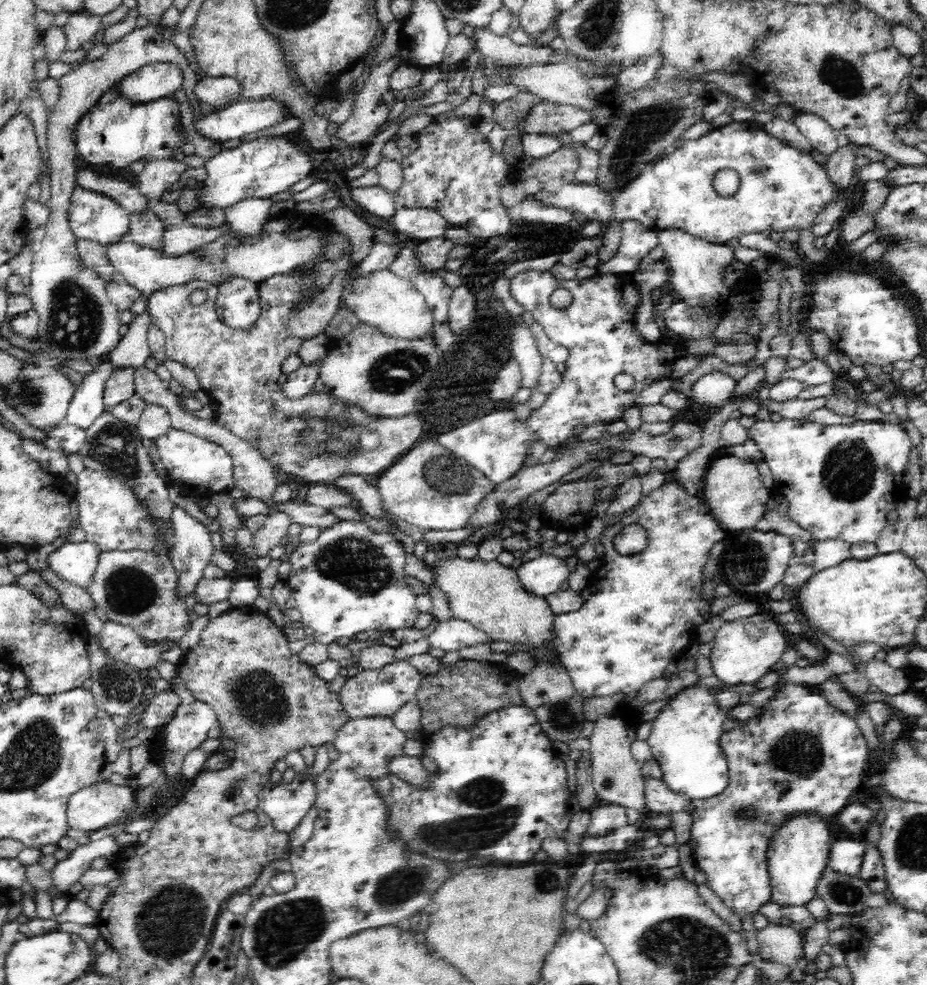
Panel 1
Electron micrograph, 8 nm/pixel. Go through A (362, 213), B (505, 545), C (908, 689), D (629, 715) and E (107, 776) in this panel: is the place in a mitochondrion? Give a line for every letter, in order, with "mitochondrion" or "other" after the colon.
A: other
B: other
C: other
D: other
E: other

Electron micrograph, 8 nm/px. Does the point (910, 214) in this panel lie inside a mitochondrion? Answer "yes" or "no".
yes

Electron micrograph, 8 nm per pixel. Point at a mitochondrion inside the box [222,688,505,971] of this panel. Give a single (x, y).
(390, 891)

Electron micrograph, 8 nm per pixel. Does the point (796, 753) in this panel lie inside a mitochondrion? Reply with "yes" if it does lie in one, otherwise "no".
yes

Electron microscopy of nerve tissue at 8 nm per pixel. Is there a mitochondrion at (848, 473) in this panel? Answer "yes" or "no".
yes

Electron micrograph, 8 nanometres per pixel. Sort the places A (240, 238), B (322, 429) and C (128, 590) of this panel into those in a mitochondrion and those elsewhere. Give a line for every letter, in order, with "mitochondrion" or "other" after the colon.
A: mitochondrion
B: mitochondrion
C: mitochondrion

